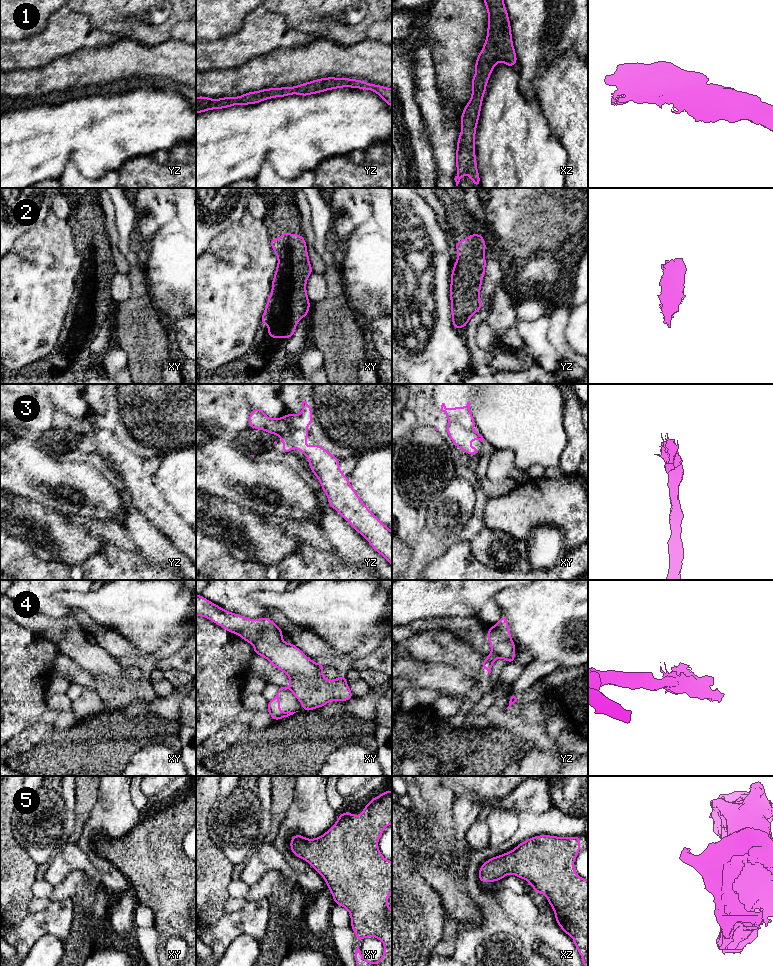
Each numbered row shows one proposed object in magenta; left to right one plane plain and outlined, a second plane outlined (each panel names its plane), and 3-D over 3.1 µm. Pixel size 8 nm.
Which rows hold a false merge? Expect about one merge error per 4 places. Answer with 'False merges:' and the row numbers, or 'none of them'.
False merges: none of them

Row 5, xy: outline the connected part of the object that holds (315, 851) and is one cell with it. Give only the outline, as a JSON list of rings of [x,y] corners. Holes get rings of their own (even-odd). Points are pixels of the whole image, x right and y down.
[[[390,790],[372,798],[363,808],[361,815],[353,815],[349,811],[340,814],[335,824],[322,836],[307,839],[296,834],[290,840],[293,854],[307,861],[323,877],[331,891],[334,903],[348,910],[351,929],[358,942],[367,937],[376,937],[383,942],[384,954],[375,963],[367,961],[357,946],[354,952],[357,966],[392,966],[392,910],[388,908],[388,894],[392,892],[392,861],[386,860],[378,848],[378,840],[387,825],[392,825],[392,791]]]

